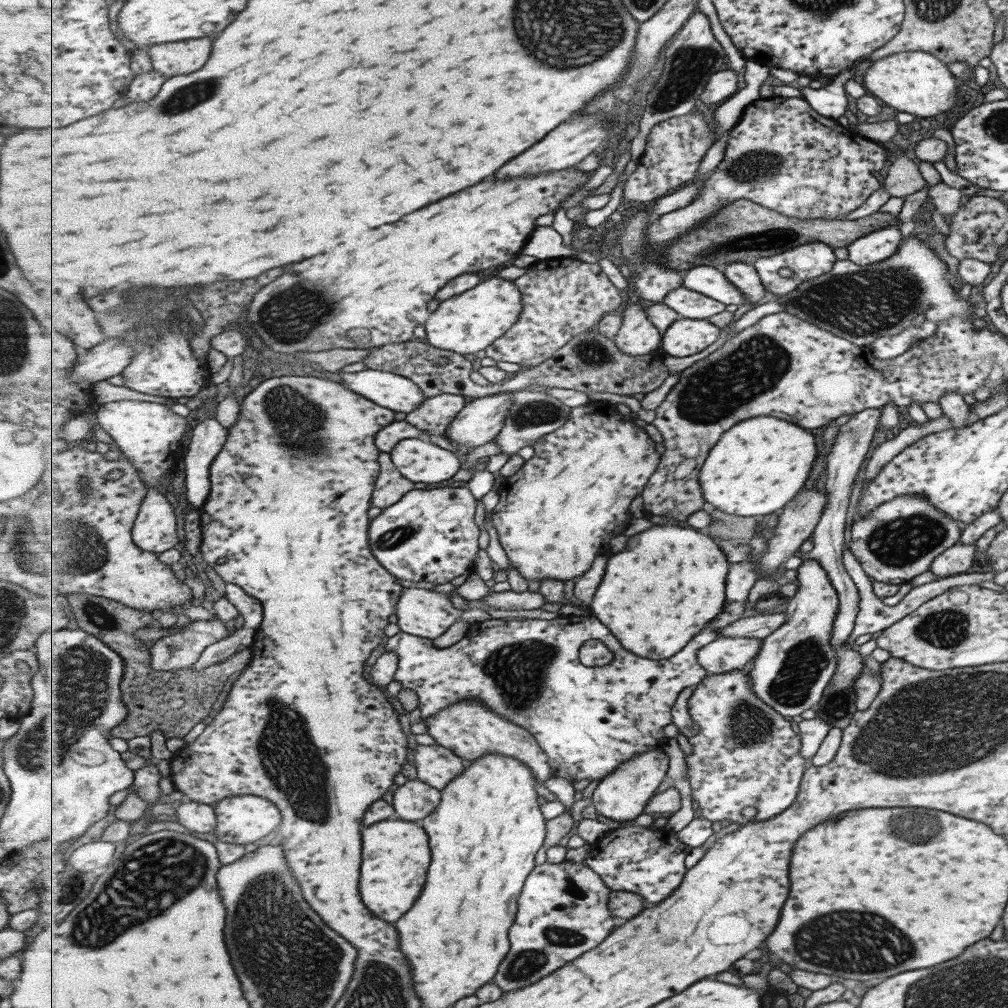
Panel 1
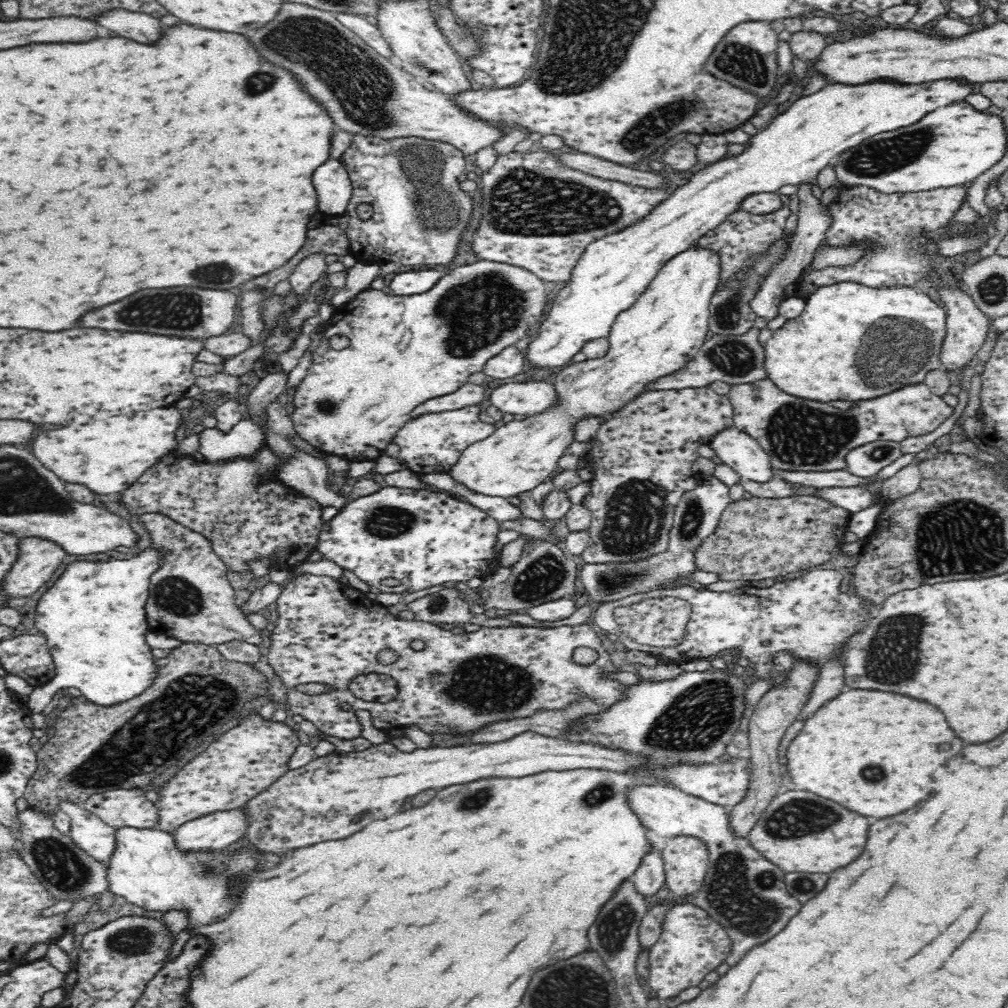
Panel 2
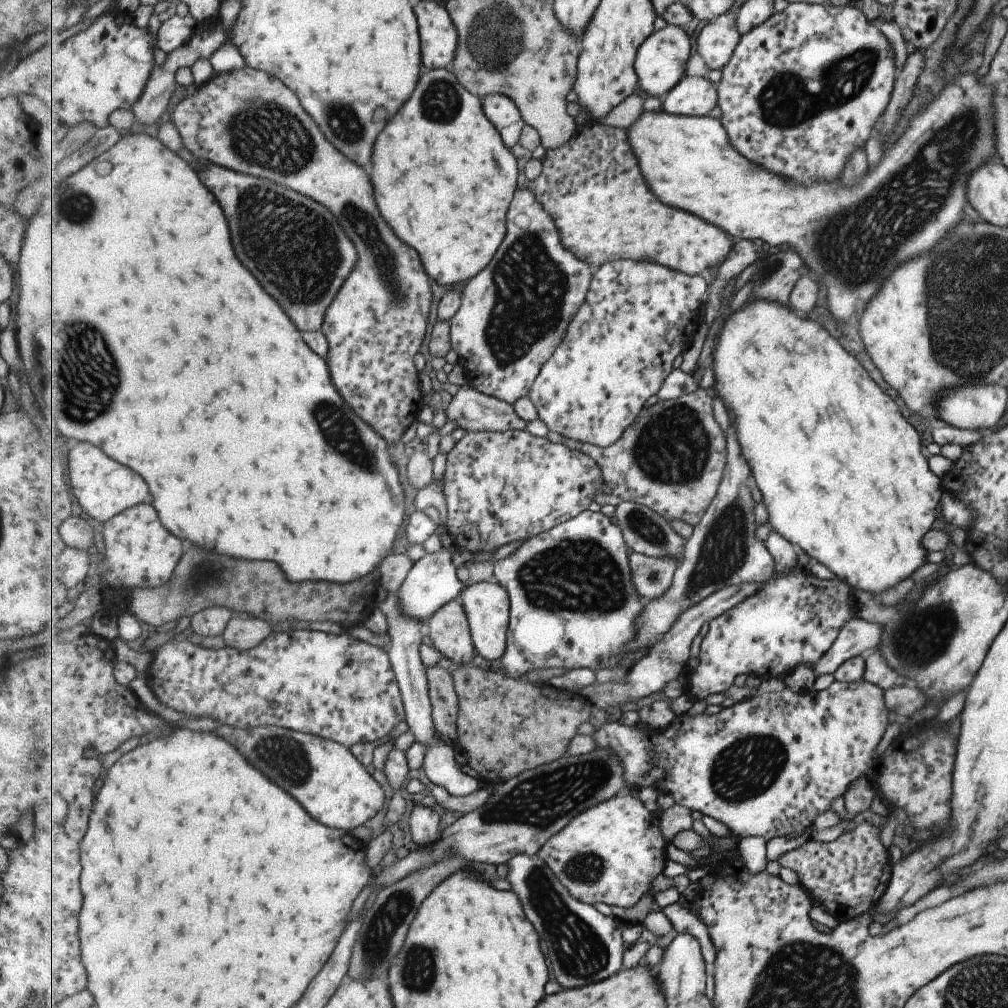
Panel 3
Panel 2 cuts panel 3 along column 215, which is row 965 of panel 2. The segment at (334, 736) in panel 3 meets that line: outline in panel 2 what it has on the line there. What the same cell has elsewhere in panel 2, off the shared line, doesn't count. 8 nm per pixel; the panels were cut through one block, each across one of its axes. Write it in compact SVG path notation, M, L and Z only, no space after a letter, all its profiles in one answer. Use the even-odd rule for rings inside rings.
M686 901L670 907L664 918L663 929L656 944L650 946L648 984L658 998L678 996L685 988L698 986L704 977L715 971L730 954L732 942L728 933L703 908Z

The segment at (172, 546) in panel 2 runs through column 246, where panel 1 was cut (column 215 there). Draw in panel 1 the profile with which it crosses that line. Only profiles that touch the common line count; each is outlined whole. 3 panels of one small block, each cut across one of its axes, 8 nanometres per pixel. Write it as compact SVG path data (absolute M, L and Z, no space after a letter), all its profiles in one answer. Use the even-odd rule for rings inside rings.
M190 621L187 628L159 640L152 646L152 667L161 671L191 668L211 644L229 638L225 621Z

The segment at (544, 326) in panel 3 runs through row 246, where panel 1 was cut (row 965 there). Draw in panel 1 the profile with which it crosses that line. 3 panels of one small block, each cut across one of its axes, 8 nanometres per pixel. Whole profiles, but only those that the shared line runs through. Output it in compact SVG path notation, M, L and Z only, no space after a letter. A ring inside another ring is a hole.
M563 860L557 864L543 863L537 865L526 880L518 903L518 915L511 928L511 950L507 958L501 962L499 974L494 976L493 982L498 984L504 993L531 986L546 976L573 962L586 952L597 948L607 936L617 928L622 919L616 917L609 908L612 890L584 860L575 863Z

